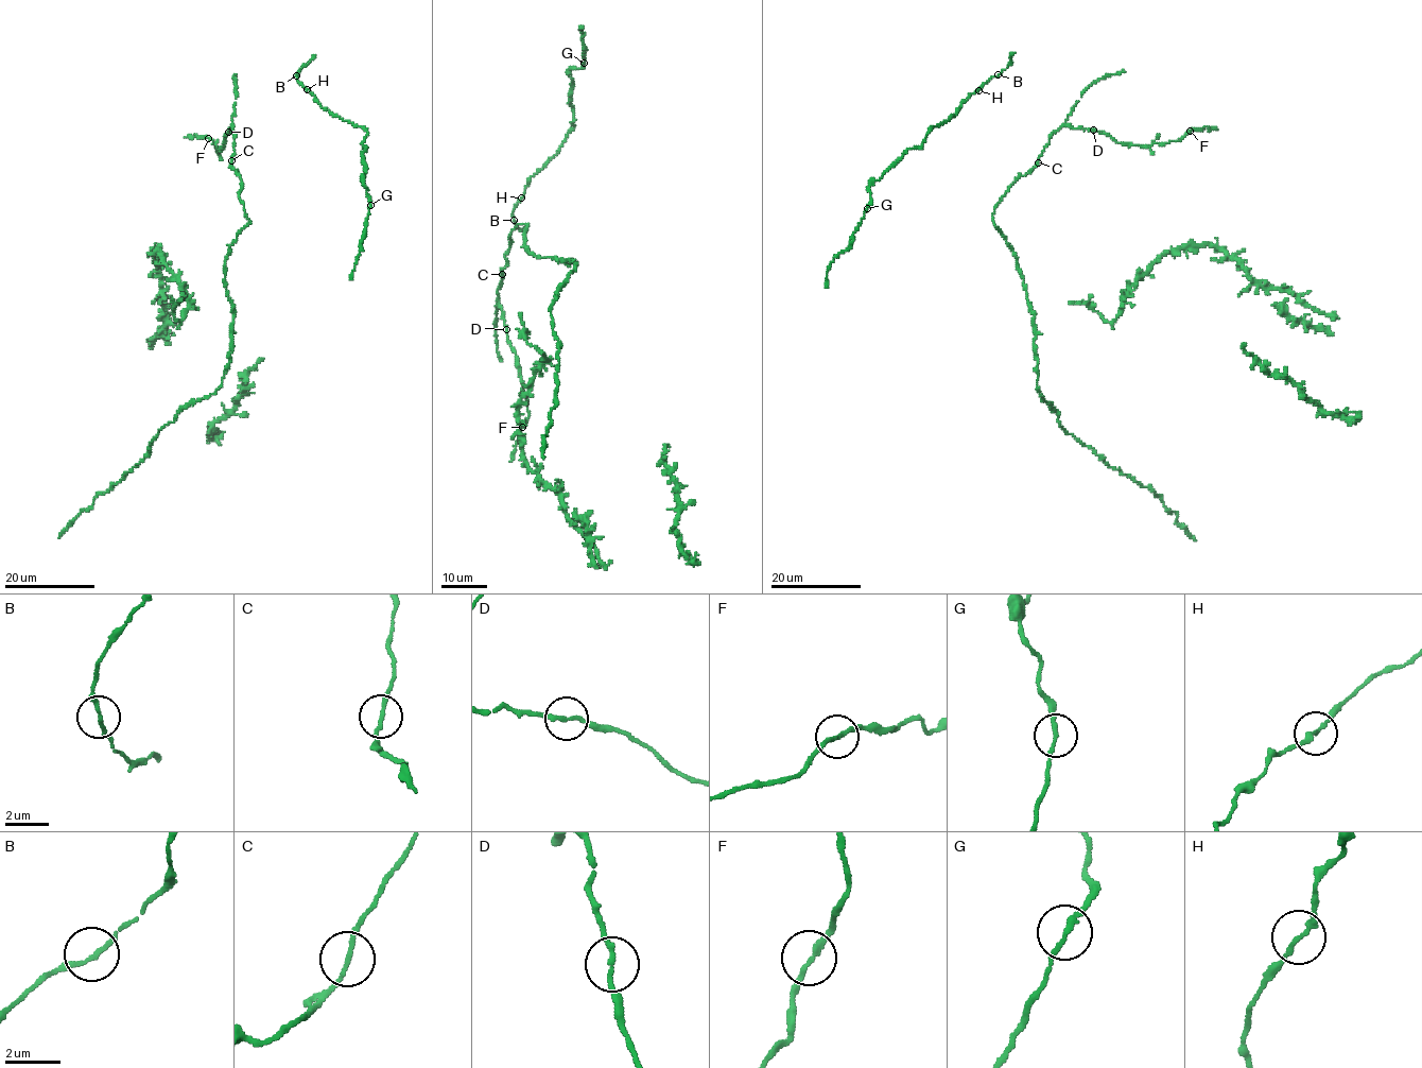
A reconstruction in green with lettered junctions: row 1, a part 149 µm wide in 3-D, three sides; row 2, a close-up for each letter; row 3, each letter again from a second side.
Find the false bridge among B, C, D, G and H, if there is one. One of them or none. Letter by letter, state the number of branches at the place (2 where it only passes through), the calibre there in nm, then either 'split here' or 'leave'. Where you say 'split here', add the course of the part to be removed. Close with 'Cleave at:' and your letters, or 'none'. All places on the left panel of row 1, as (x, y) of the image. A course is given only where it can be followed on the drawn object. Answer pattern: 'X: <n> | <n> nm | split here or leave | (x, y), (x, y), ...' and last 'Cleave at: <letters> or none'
B: 2 | 160 nm | leave
C: 2 | 160 nm | leave
D: 2 | 170 nm | leave
G: 2 | 170 nm | leave
H: 2 | 190 nm | leave
Cleave at: none

